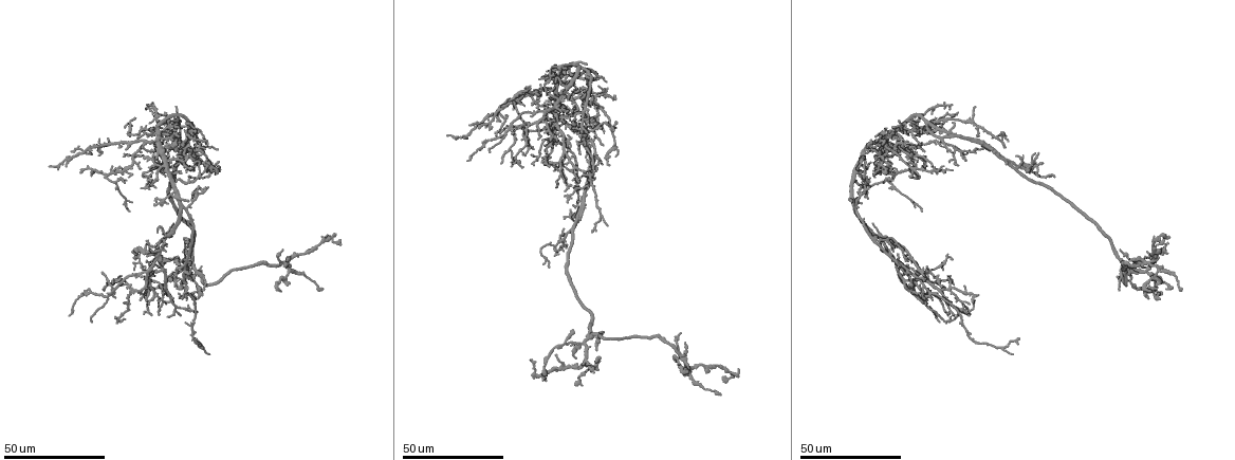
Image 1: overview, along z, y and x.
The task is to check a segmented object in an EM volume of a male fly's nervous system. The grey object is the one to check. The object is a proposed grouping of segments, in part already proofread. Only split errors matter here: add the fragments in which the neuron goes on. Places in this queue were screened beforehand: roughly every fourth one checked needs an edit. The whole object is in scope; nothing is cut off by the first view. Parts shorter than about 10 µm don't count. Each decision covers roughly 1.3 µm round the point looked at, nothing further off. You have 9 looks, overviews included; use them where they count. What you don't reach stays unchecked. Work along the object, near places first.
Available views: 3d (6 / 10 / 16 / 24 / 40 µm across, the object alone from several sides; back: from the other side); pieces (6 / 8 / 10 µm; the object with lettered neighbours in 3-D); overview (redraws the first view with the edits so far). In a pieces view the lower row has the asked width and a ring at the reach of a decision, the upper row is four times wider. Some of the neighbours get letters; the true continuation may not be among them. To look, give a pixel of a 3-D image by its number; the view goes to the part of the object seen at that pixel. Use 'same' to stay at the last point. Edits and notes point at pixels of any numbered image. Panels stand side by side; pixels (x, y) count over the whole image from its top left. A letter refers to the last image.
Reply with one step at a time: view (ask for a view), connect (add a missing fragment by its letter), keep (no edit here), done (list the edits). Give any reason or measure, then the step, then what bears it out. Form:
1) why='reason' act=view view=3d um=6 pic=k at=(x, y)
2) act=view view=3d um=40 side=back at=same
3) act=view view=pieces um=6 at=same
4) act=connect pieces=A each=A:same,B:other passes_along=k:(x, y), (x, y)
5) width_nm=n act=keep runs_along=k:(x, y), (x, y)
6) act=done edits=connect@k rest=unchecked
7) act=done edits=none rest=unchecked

why='an open end' act=view view=3d um=24 pic=1 at=(953, 105)

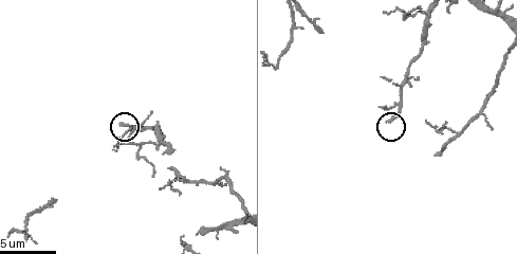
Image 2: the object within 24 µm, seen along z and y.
why='zoom in' act=view view=3d um=6 pic=2 at=(389, 122)

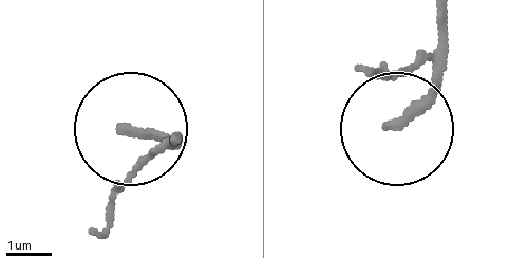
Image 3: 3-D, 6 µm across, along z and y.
why='what lies round it' act=view view=pieces um=8 pic=3 at=(391, 121)

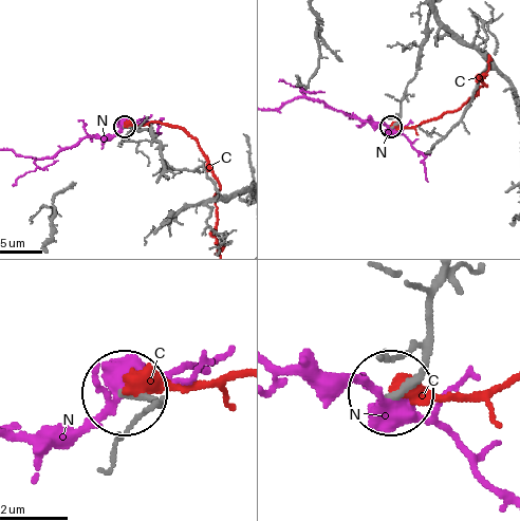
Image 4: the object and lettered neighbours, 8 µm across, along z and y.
width_nm=170 act=keep each=C:other,N:other runs_along=4:(440, 282), (428, 351), (394, 391) found='no lettered fragment goes on from it'

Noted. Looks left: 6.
act=view view=3d um=24 pic=1 at=(602, 143)

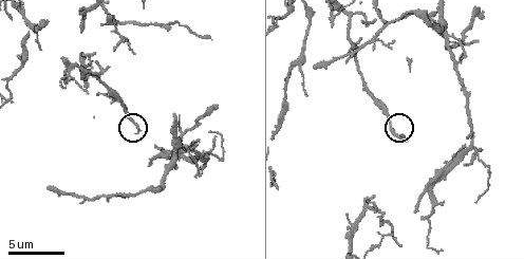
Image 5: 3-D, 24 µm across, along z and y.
why='what lies round it' act=view view=pieces um=6 pic=5 at=(402, 134)

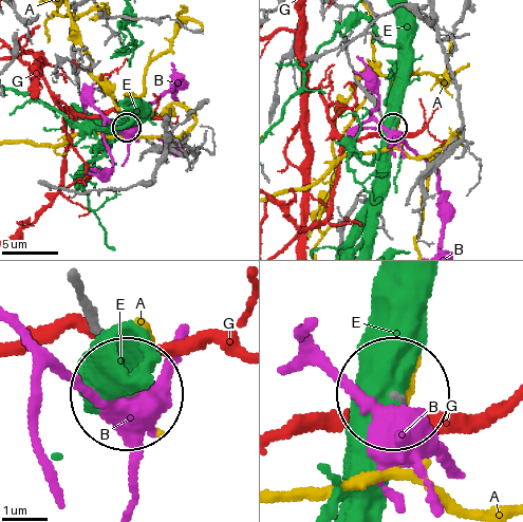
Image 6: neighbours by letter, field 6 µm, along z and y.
act=keep each=A:other,B:other,E:other,G:other found='none of them fits'

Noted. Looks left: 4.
why='free end' act=view view=3d um=6 pic=2 at=(321, 28)

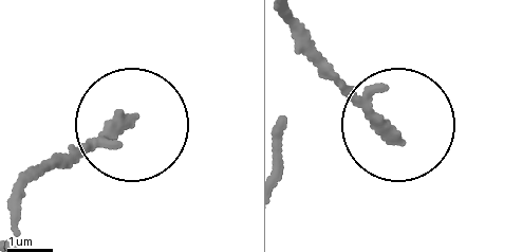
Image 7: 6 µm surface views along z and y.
act=view view=pieces um=6 pic=7 at=(395, 133)

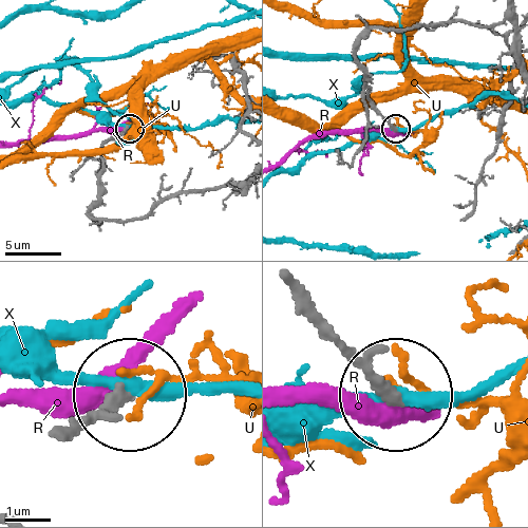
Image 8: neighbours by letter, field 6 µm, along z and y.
width_nm=270 act=keep each=R:other,U:other,X:other runs_along=8:(68, 437), (121, 395) found='no lettered fragment goes on from it'

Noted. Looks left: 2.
why='an open end' act=view view=3d um=40 pic=1 at=(548, 92)

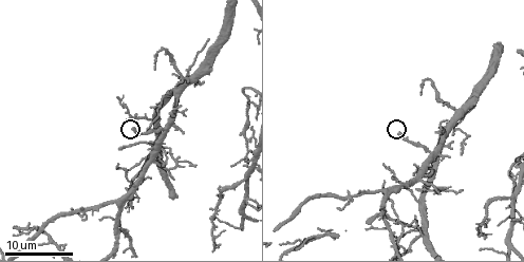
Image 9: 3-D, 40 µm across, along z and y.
act=view view=pieces um=10 pic=9 at=(399, 133)

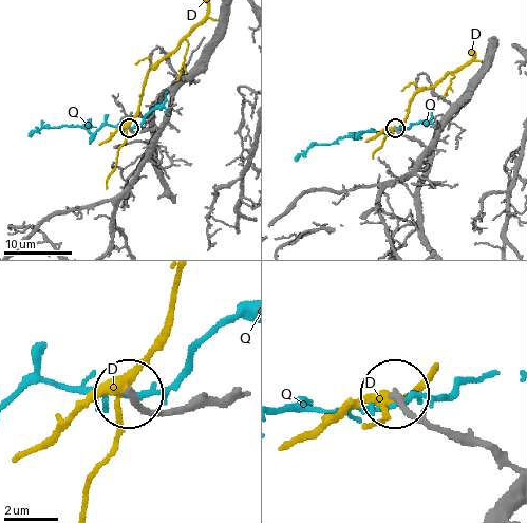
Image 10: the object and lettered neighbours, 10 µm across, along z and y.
act=keep each=D:other,Q:other runs_along=10:(505, 465), (484, 449), (444, 435), (398, 394) found='no lettered fragment goes on from it'

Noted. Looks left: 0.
act=done edits=none rest=unchecked

